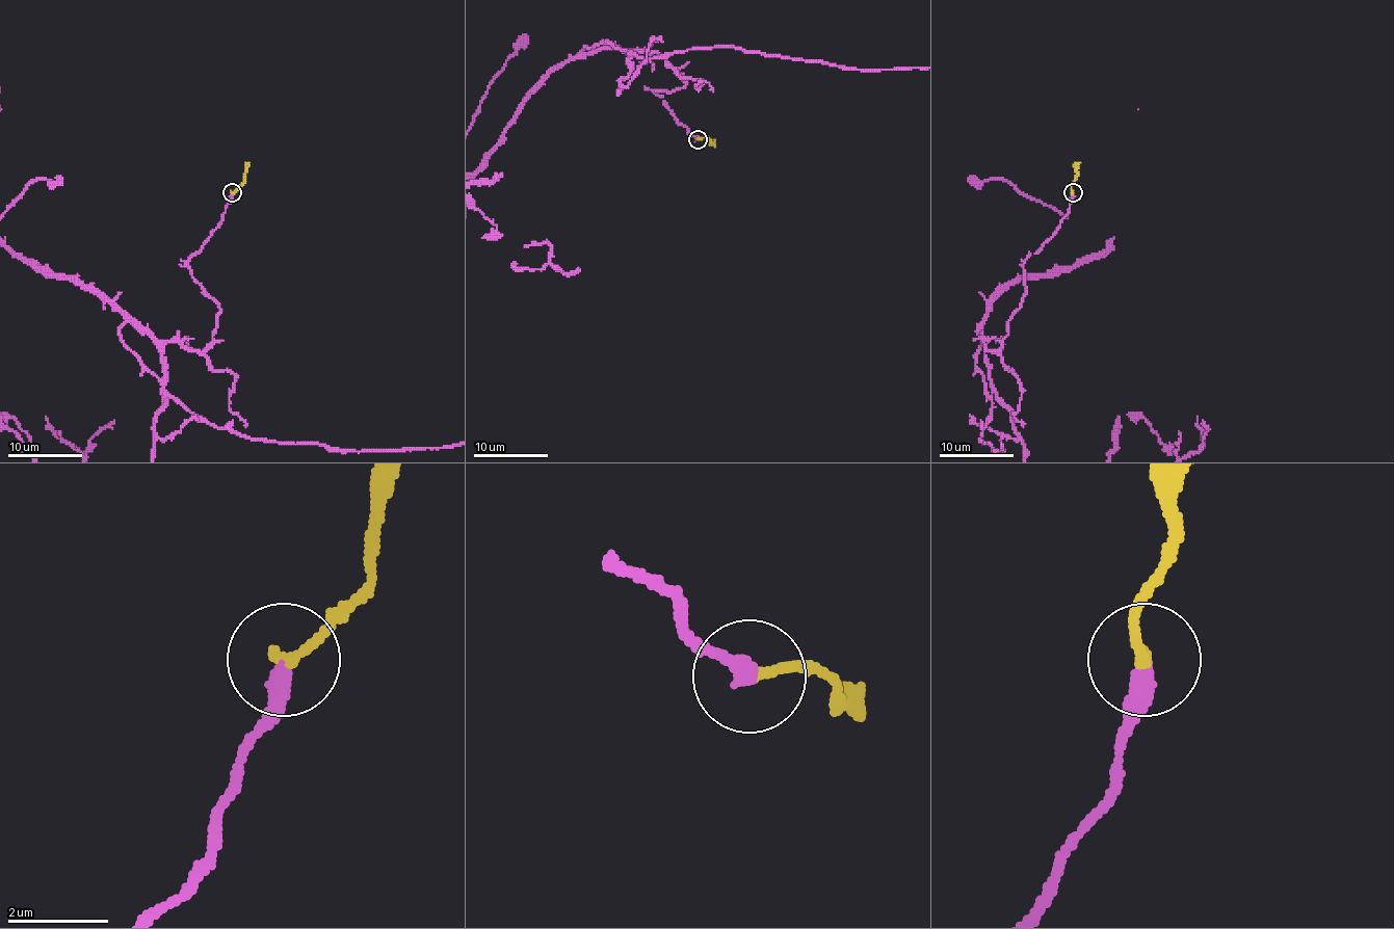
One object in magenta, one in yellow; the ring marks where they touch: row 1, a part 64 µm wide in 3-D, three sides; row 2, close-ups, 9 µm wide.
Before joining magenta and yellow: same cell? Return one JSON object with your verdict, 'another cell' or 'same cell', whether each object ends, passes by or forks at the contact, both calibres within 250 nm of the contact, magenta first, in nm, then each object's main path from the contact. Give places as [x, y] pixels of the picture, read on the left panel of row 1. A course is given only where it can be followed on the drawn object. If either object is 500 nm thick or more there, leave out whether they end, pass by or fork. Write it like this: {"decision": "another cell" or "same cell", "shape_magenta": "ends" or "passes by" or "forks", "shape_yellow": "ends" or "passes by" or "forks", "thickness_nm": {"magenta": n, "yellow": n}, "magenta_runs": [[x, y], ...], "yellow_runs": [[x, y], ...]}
{"decision": "same cell", "shape_magenta": "ends", "shape_yellow": "ends", "thickness_nm": {"magenta": 360, "yellow": 240}, "magenta_runs": [[232, 192], [188, 262], [212, 340], [120, 329], [224, 429], [445, 447]], "yellow_runs": [[232, 192], [241, 183], [248, 162]]}

